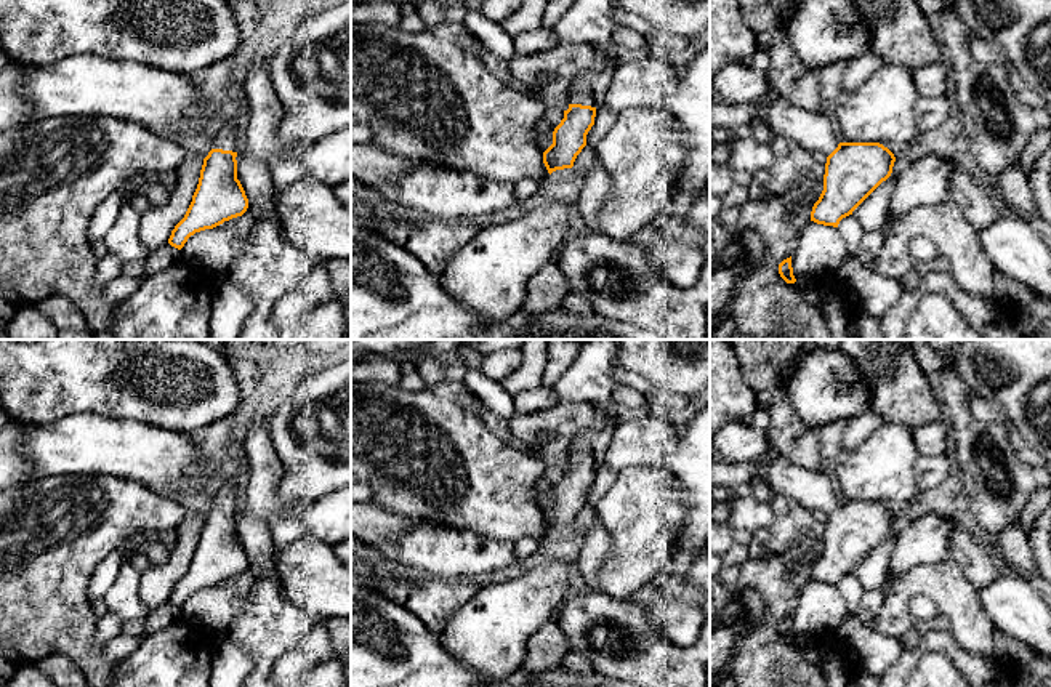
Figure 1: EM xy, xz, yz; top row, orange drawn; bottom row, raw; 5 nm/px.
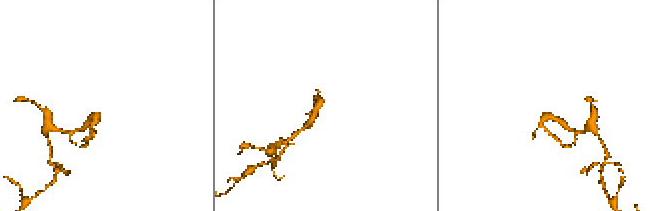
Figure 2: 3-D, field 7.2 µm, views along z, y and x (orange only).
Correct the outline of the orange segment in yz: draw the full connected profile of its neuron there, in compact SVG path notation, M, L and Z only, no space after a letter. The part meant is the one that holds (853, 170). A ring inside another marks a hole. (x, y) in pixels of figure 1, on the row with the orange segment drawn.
M780 96L767 101L767 106L767 125L774 136L788 138L811 152L817 151L827 155L823 191L812 207L811 221L838 227L843 218L852 215L891 176L896 162L894 154L880 143L841 143L833 115L801 109Z

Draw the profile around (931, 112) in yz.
M947 96L920 98L915 106L918 133L937 130L950 115L950 101Z

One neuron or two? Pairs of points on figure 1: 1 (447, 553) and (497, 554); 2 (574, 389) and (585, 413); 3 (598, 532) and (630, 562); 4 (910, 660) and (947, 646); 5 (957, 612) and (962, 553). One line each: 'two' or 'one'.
1: one
2: two
3: two
4: one
5: two

